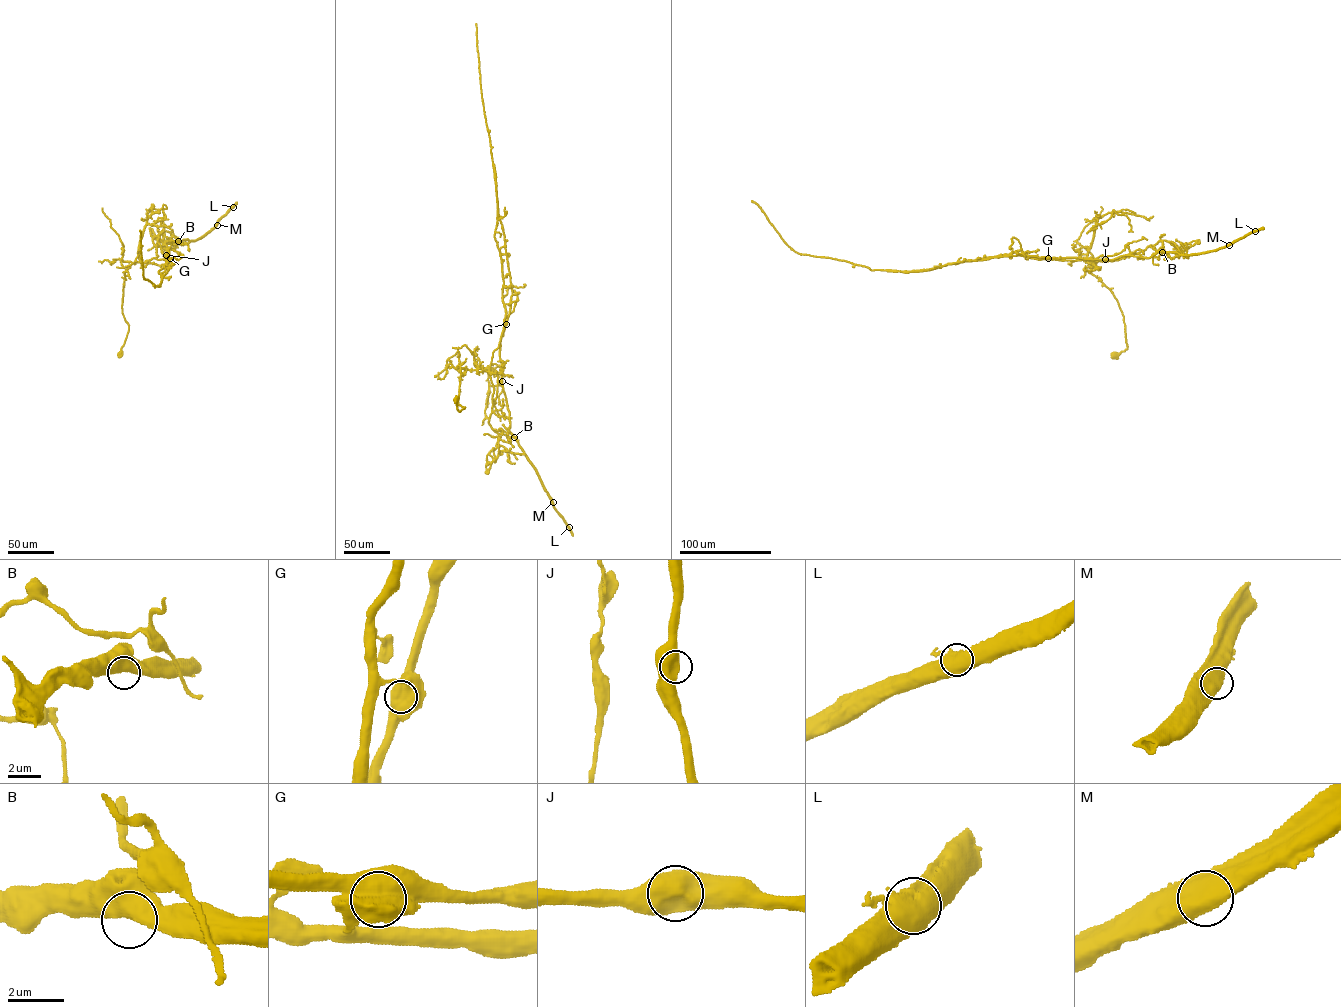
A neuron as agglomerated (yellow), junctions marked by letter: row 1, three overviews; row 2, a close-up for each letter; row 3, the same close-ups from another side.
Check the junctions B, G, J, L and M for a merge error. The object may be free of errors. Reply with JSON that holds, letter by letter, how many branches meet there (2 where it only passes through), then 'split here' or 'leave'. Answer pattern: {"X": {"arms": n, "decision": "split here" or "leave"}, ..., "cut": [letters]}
{"B": {"arms": 1, "decision": "leave"}, "G": {"arms": 1, "decision": "split here"}, "J": {"arms": 1, "decision": "leave"}, "L": {"arms": 1, "decision": "leave"}, "M": {"arms": 1, "decision": "leave"}, "cut": ["G"]}

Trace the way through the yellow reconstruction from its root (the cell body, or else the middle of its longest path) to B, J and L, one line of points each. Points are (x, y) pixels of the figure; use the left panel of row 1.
B: (120, 353), (128, 329), (121, 307), (125, 272), (158, 256), (154, 238), (178, 241)
J: (120, 353), (128, 329), (121, 307), (125, 272), (133, 263), (154, 257), (164, 260), (166, 255)
L: (120, 353), (128, 268), (158, 256), (154, 238), (197, 239), (233, 207)

